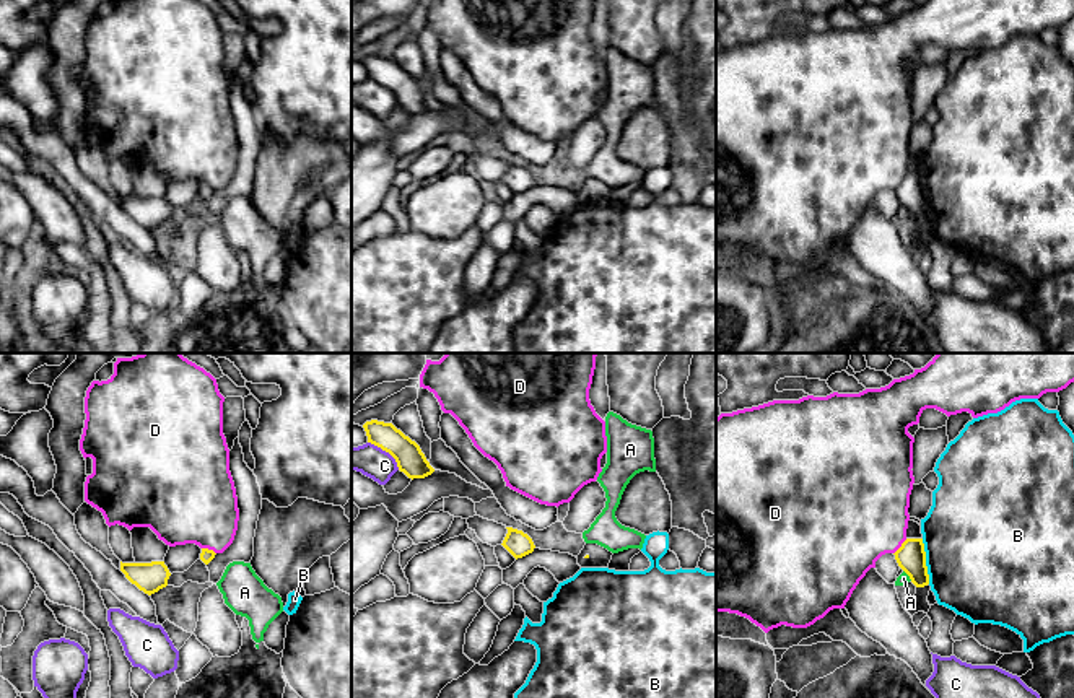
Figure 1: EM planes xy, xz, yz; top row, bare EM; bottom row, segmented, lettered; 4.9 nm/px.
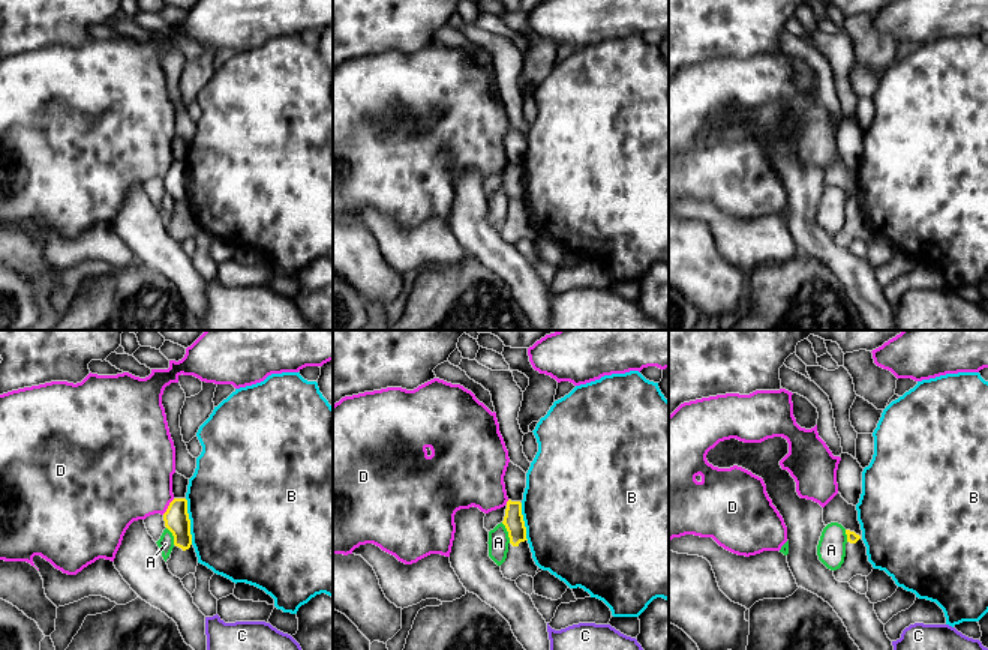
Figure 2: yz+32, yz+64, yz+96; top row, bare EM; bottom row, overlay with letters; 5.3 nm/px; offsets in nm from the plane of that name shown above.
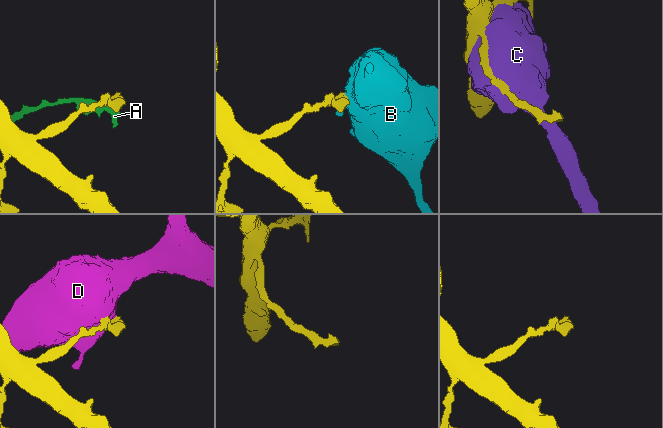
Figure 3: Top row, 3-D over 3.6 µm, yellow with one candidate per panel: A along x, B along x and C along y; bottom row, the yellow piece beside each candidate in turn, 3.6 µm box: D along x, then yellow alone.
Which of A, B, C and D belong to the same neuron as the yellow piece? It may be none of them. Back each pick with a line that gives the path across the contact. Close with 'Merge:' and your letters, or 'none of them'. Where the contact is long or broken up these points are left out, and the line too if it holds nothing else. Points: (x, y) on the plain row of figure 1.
Merge: none of them

